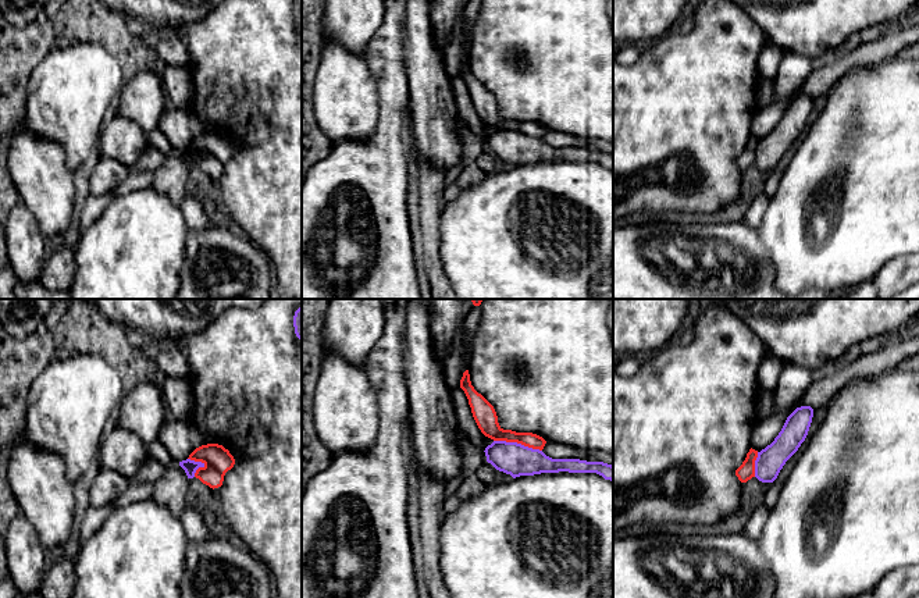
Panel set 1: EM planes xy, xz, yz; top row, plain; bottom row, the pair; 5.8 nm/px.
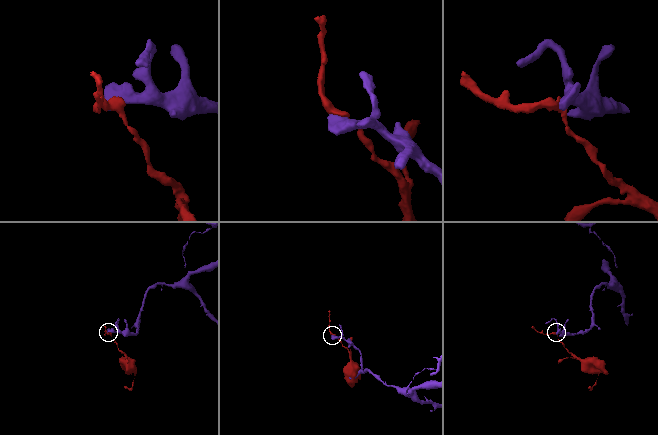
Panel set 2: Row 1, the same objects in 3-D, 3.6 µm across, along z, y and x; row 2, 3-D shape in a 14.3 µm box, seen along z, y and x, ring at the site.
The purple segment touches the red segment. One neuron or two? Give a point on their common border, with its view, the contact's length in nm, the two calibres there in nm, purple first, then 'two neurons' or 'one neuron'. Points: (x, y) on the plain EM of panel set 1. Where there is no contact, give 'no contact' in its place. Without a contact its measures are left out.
xz (516, 131) | 280 nm | 190/130 nm | two neurons

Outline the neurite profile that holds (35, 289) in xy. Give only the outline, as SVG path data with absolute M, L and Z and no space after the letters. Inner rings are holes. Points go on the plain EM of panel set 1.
M38 280L33 282L18 282L14 288L17 299L72 299L68 291L51 291Z

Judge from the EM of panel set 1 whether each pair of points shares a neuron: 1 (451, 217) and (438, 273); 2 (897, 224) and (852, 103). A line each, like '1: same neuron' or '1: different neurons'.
1: different neurons
2: same neuron

